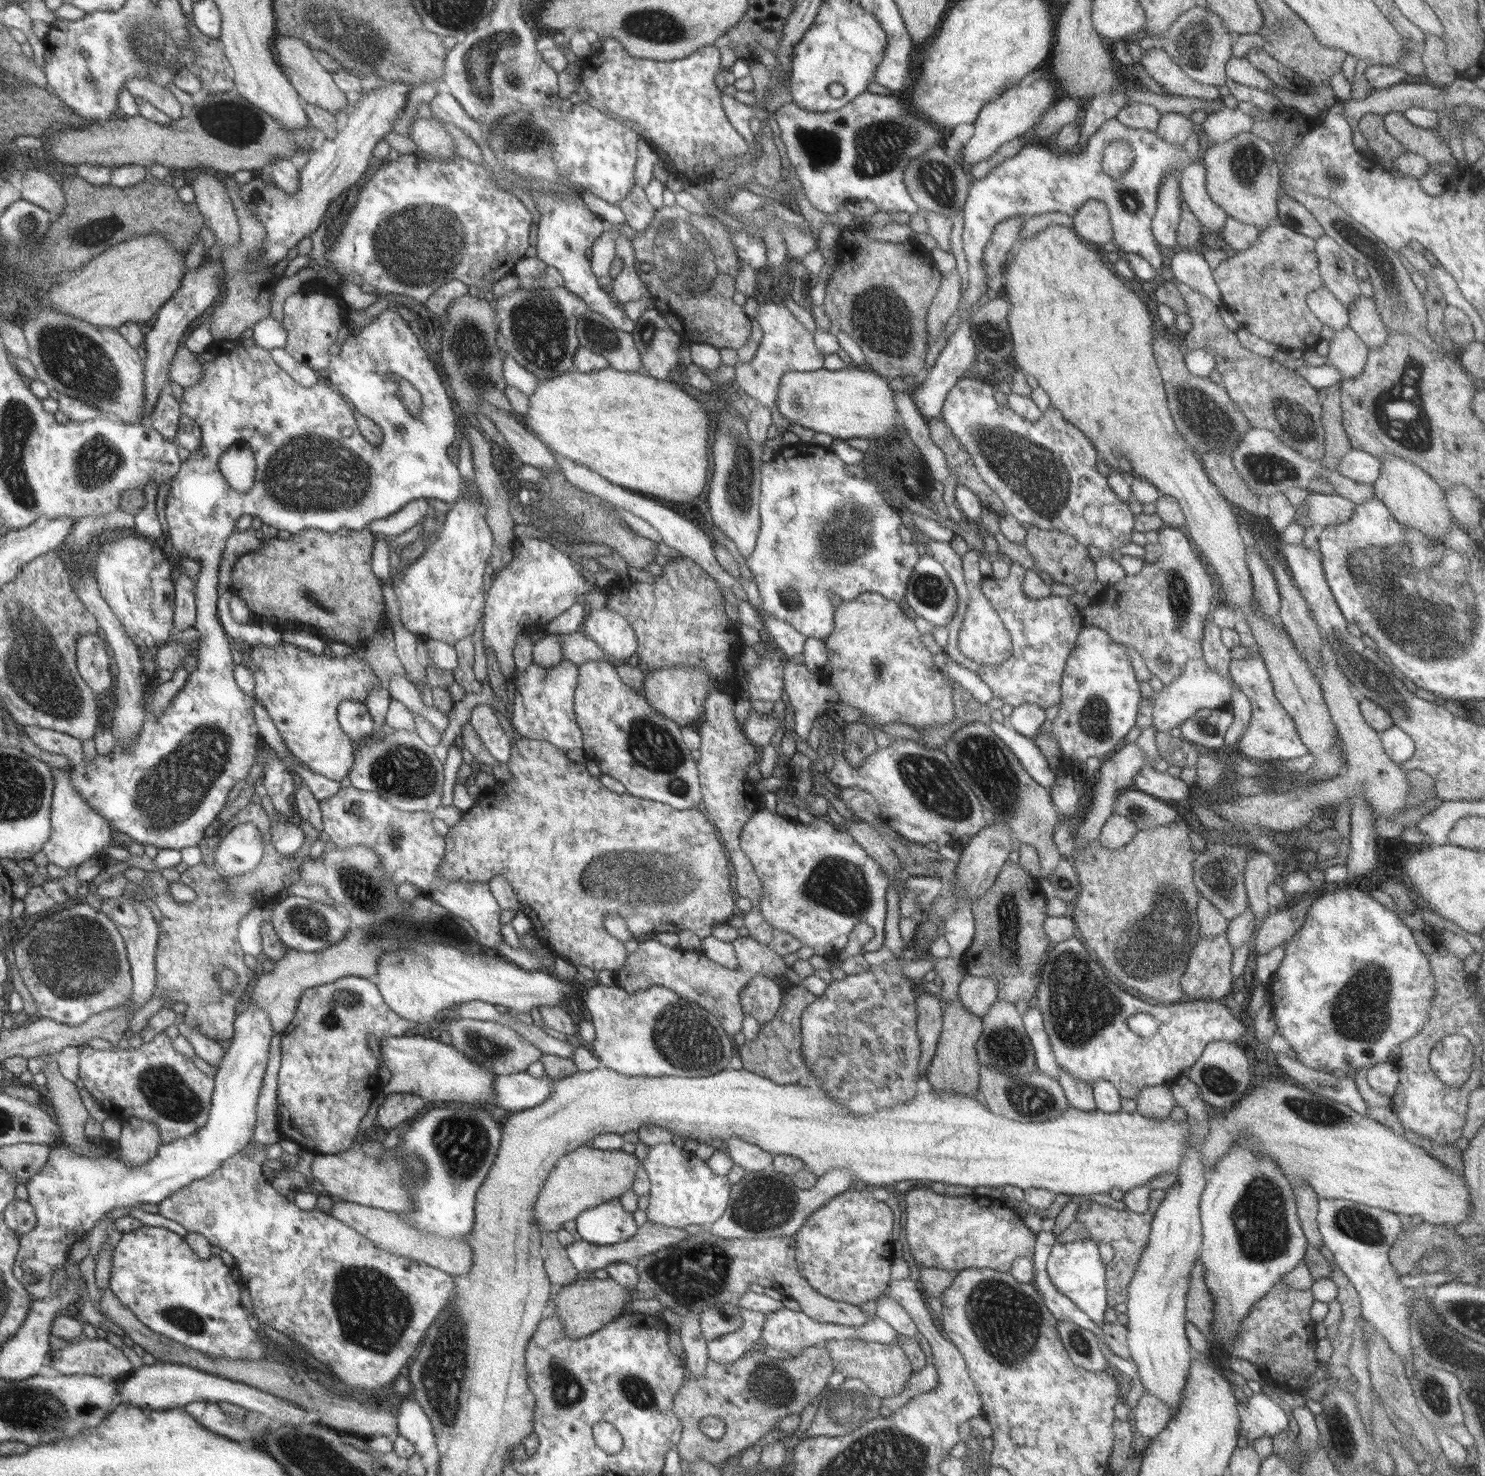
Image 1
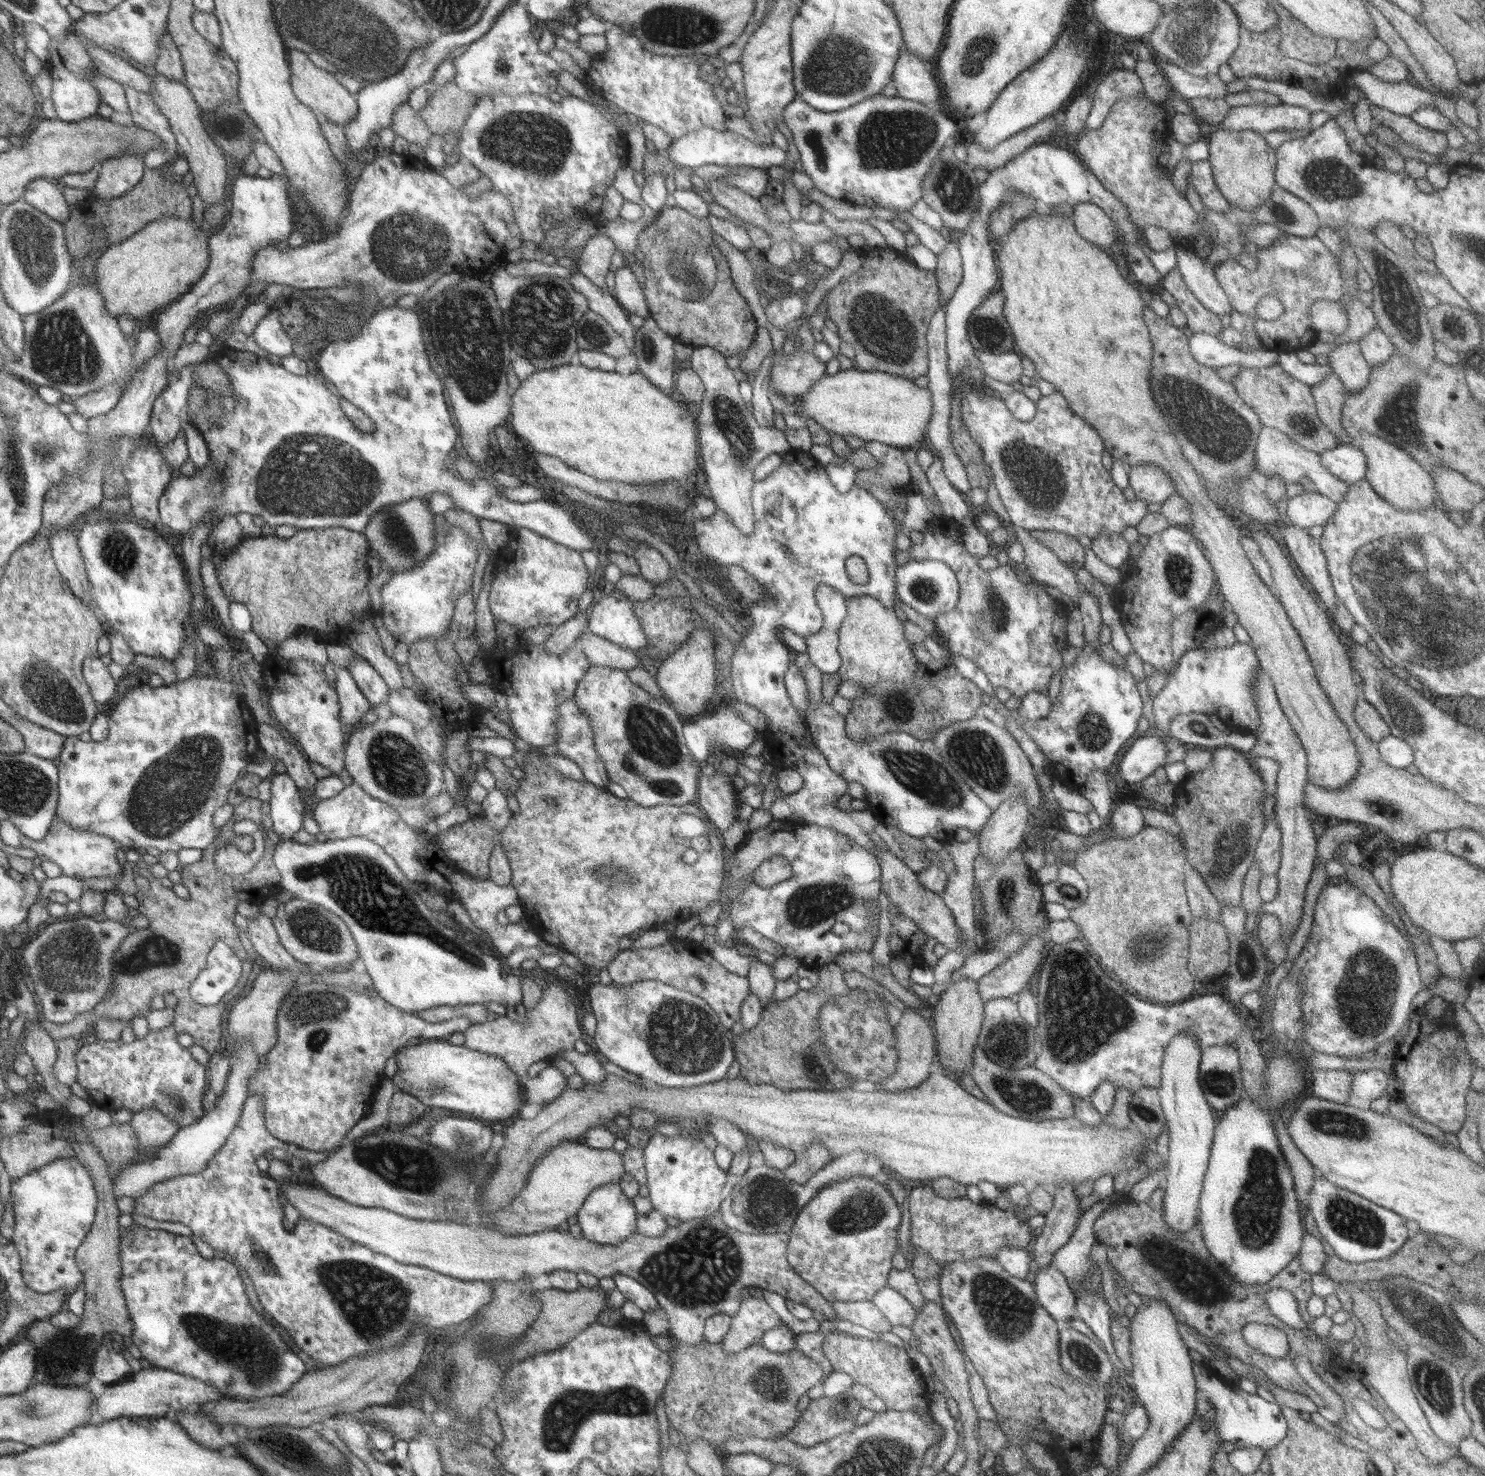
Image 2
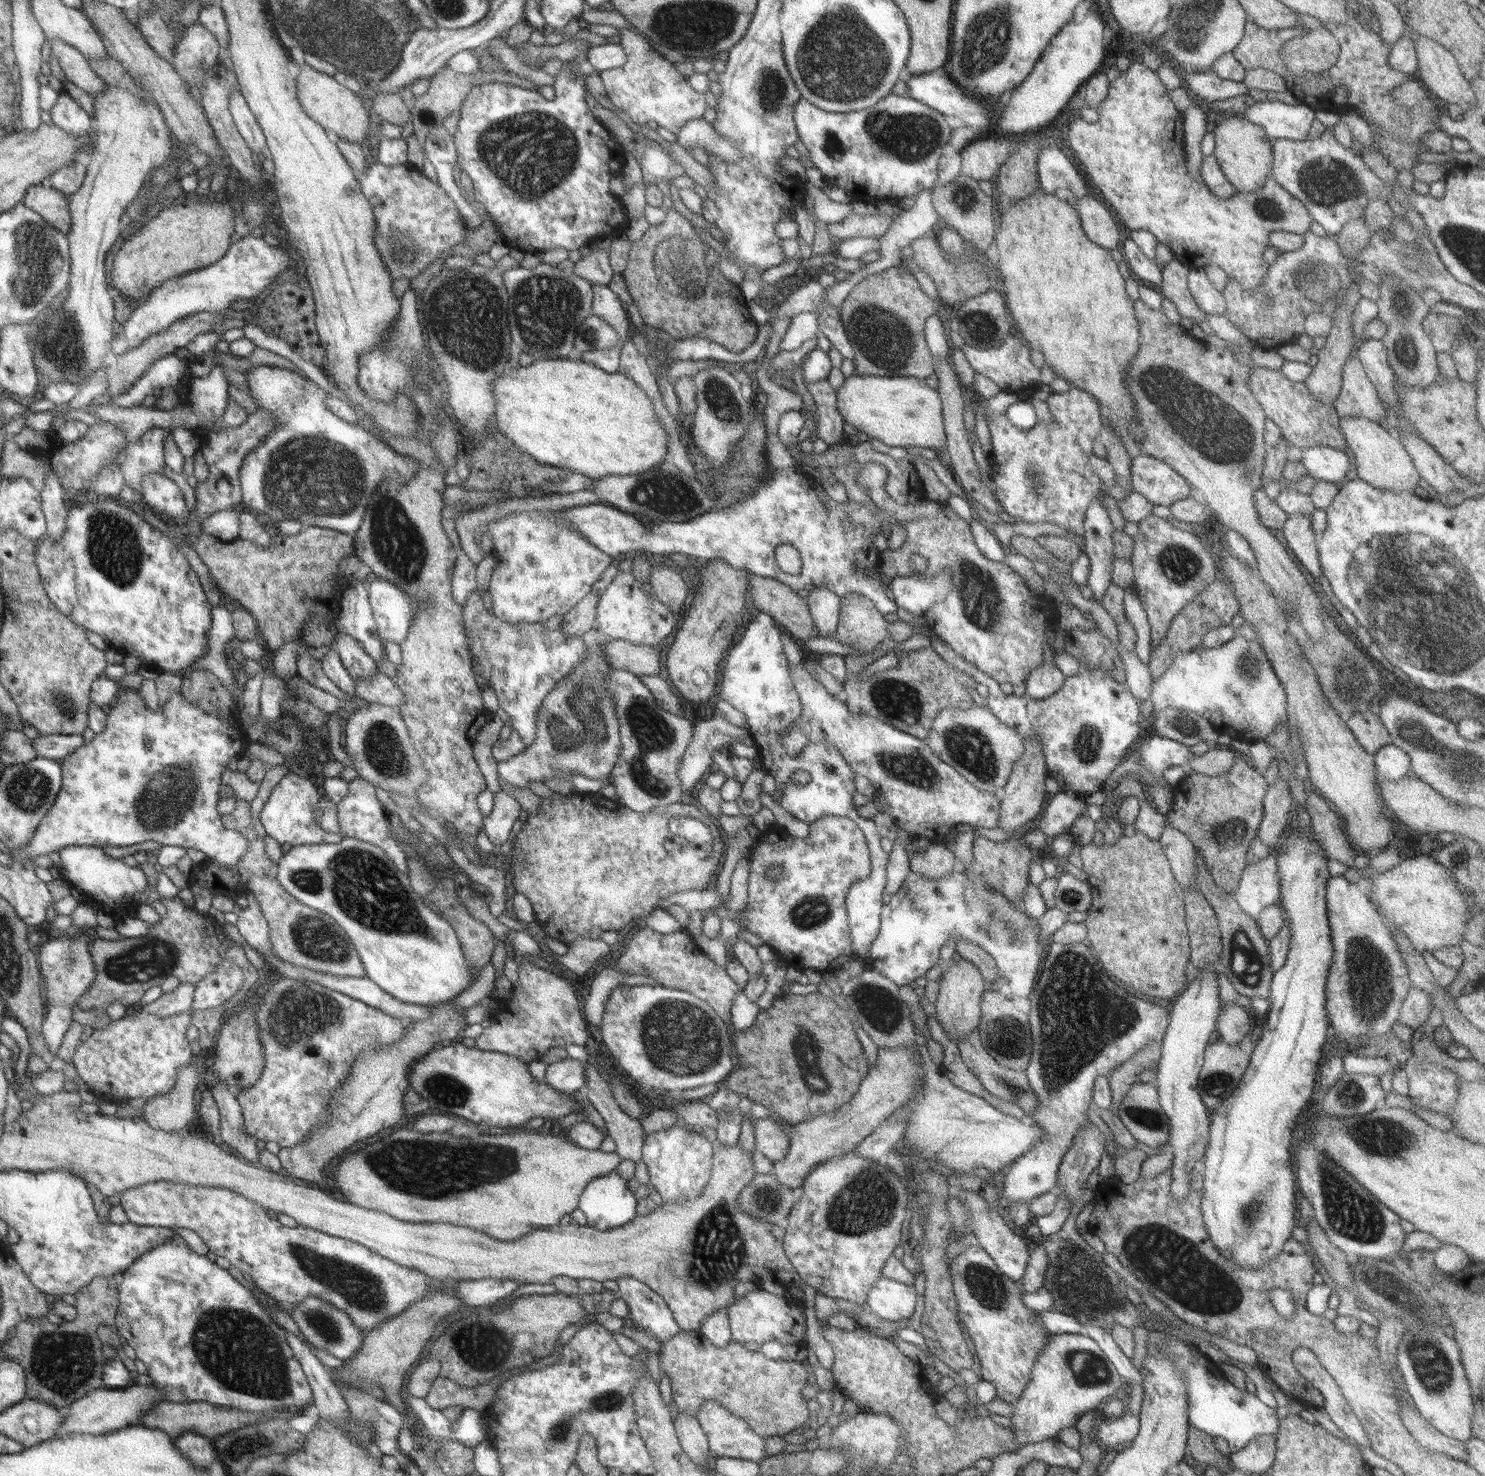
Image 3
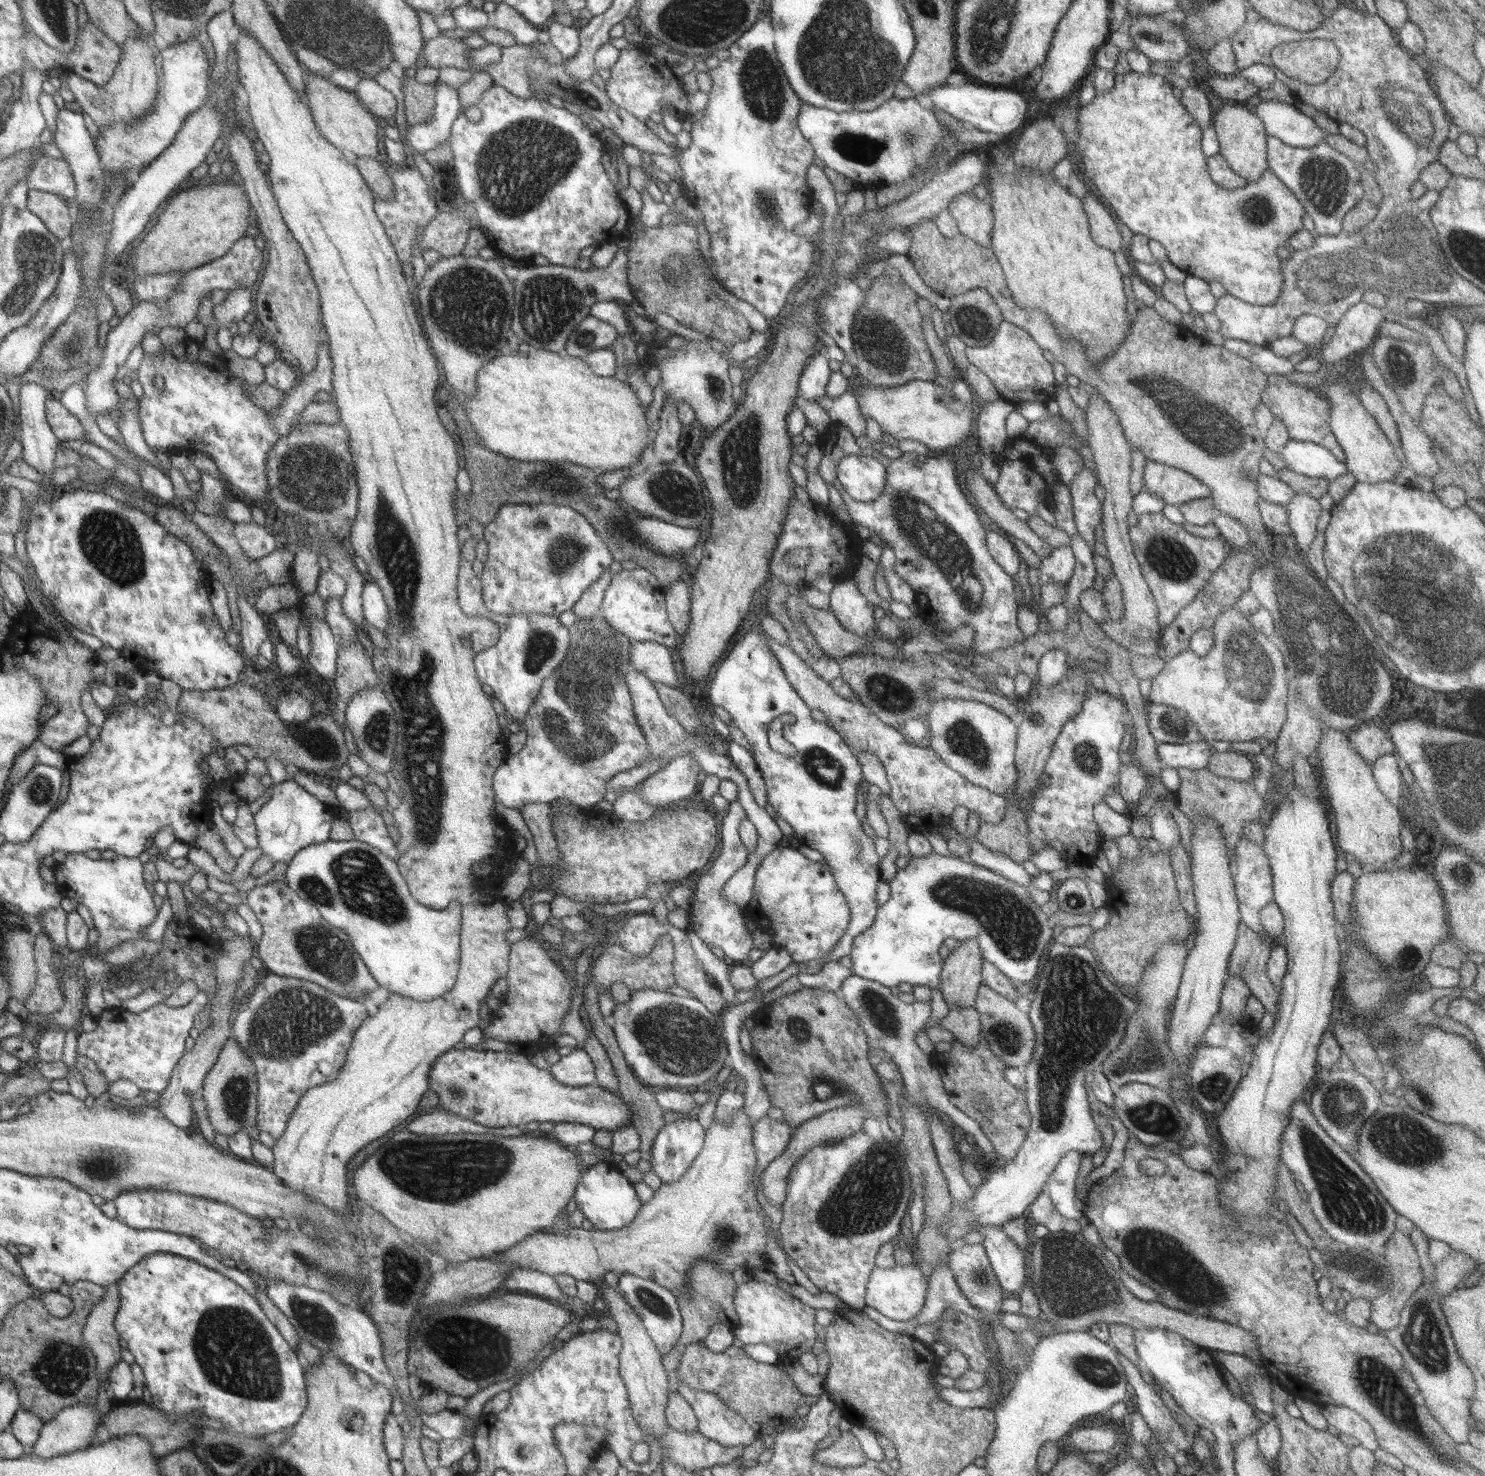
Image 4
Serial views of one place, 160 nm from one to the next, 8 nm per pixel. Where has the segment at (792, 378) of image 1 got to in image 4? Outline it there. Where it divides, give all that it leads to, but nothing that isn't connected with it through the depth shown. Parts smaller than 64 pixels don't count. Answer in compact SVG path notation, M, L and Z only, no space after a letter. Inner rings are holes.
M912 380L896 388L880 388L864 383L861 387L852 392L858 399L864 420L872 418L885 434L890 434L897 440L916 440L930 450L939 450L956 446L961 440L968 442L971 438L974 416L972 404L964 405L945 384L938 386L934 382Z

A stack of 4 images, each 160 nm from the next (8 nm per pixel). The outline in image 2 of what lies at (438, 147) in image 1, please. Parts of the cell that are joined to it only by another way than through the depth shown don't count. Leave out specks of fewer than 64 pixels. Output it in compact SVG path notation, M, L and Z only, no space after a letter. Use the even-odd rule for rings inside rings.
M408 102L395 108L390 127L395 135L406 138L409 144L425 147L433 137L424 119L419 115L419 111L414 110Z

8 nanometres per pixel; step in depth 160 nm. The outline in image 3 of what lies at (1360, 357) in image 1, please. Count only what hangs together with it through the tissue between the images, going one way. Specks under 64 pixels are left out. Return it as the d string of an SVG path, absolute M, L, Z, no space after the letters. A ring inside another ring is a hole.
M1352 356L1352 358L1344 364L1344 368L1342 368L1342 381L1343 384L1340 395L1336 401L1332 402L1335 411L1341 419L1346 416L1361 417L1377 423L1385 419L1387 414L1384 401L1379 398L1376 386L1370 382L1366 372L1364 372L1362 362L1360 362L1356 356Z

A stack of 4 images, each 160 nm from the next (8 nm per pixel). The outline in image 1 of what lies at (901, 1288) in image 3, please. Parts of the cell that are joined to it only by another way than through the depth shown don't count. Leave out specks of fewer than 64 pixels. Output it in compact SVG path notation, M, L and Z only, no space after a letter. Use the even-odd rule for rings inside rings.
M882 1295L876 1299L876 1319L881 1319L888 1325L894 1328L896 1333L906 1337L916 1337L918 1328L906 1309L904 1309L898 1302L894 1301L890 1296Z

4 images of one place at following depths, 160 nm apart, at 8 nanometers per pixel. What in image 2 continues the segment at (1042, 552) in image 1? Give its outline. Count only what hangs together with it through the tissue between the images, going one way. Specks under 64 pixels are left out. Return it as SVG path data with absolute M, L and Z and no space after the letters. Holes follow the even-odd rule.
M1031 530L1031 535L1046 545L1062 562L1072 567L1085 566L1085 549L1076 537L1056 531Z

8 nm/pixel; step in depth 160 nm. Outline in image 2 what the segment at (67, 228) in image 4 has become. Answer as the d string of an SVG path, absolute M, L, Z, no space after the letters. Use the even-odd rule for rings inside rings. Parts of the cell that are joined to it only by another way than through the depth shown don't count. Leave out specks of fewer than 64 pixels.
M45 178L33 180L27 184L22 198L62 224L71 218L71 206L64 200L58 181Z

